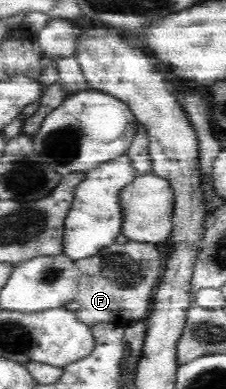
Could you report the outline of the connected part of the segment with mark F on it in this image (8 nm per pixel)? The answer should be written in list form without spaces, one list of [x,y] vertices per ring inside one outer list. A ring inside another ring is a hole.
[[[131,240],[124,245],[115,242],[99,250],[95,256],[75,263],[81,270],[82,279],[77,296],[65,307],[74,312],[78,321],[90,327],[98,322],[112,322],[124,327],[149,315],[155,285],[163,275],[162,257],[154,244]]]

